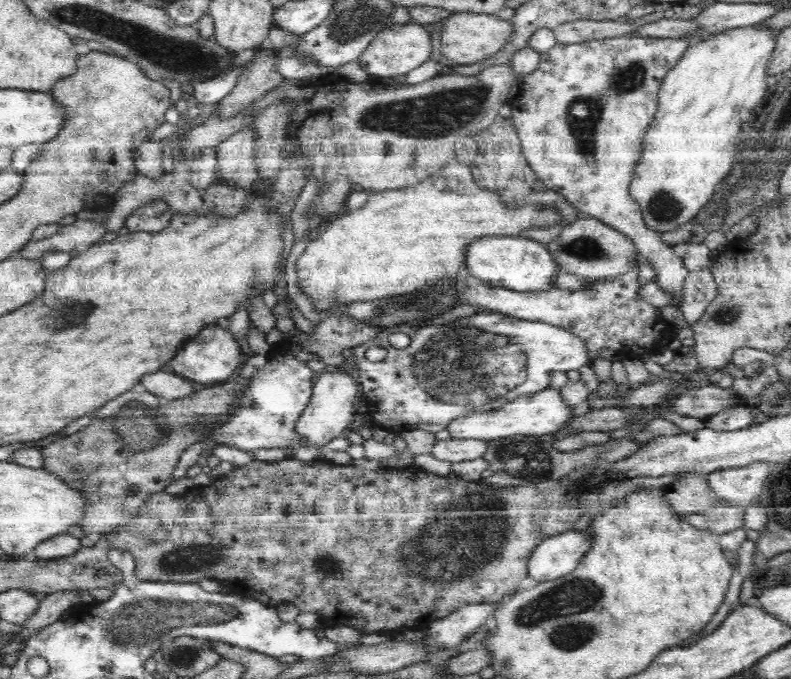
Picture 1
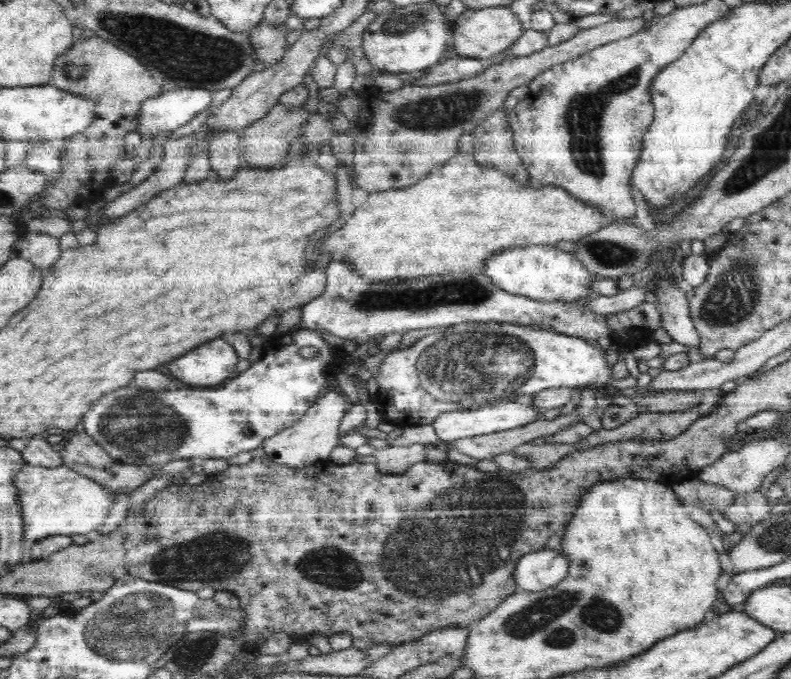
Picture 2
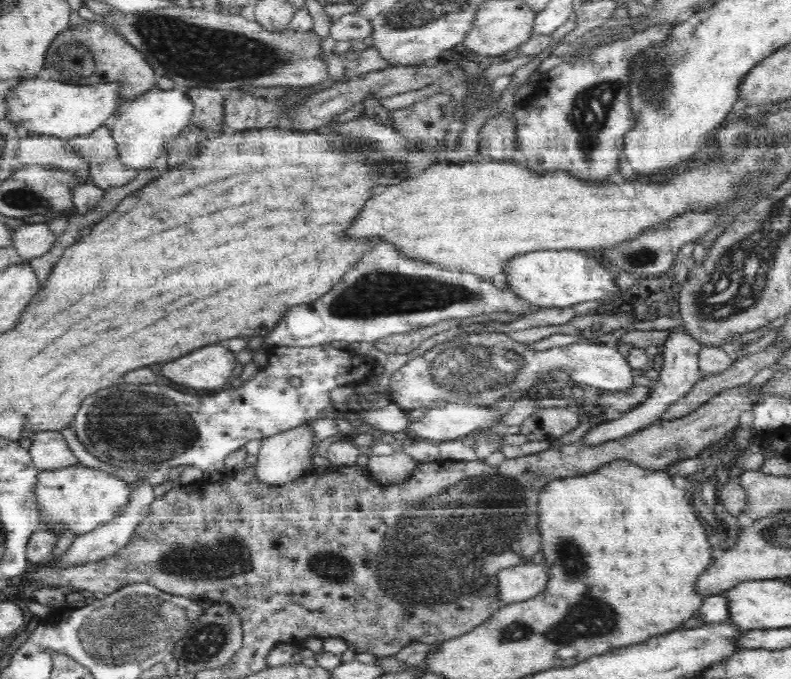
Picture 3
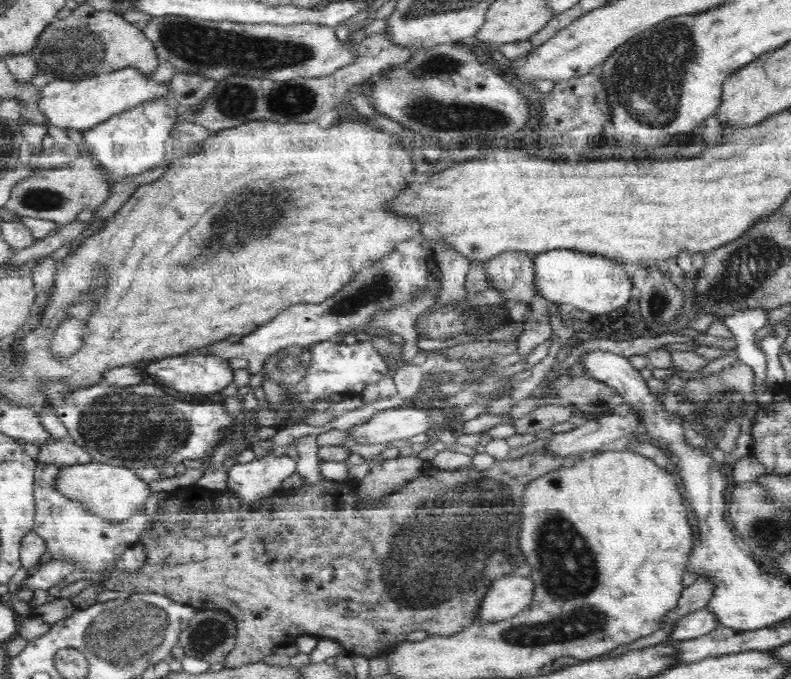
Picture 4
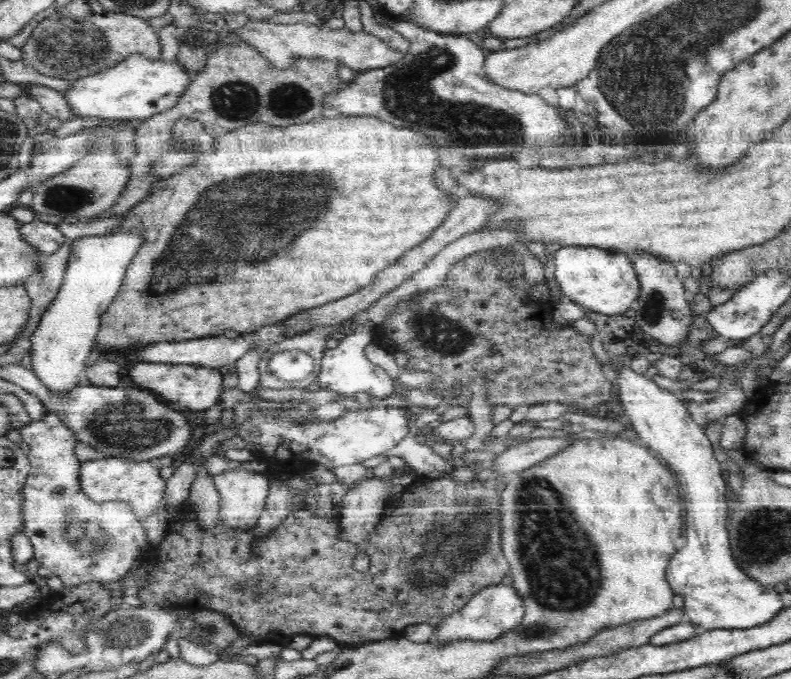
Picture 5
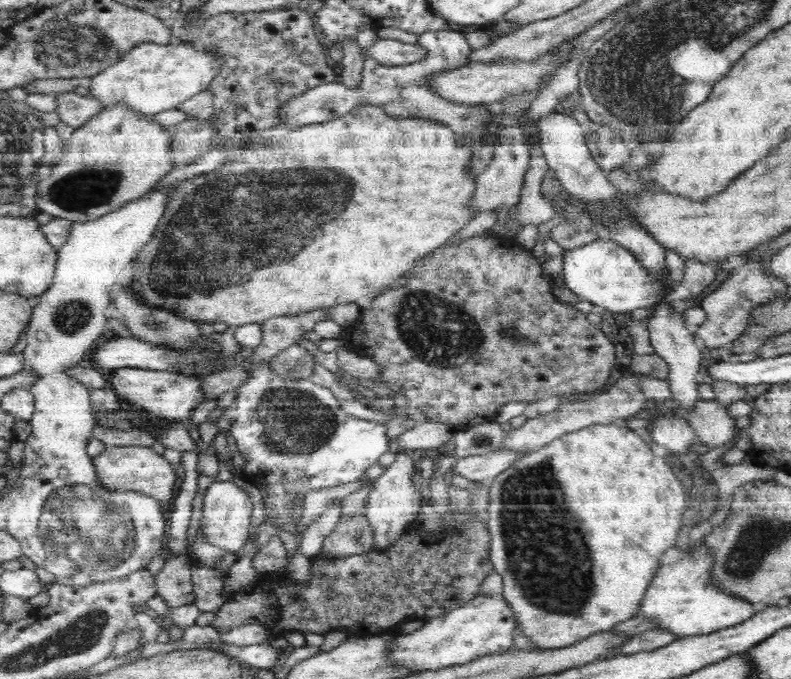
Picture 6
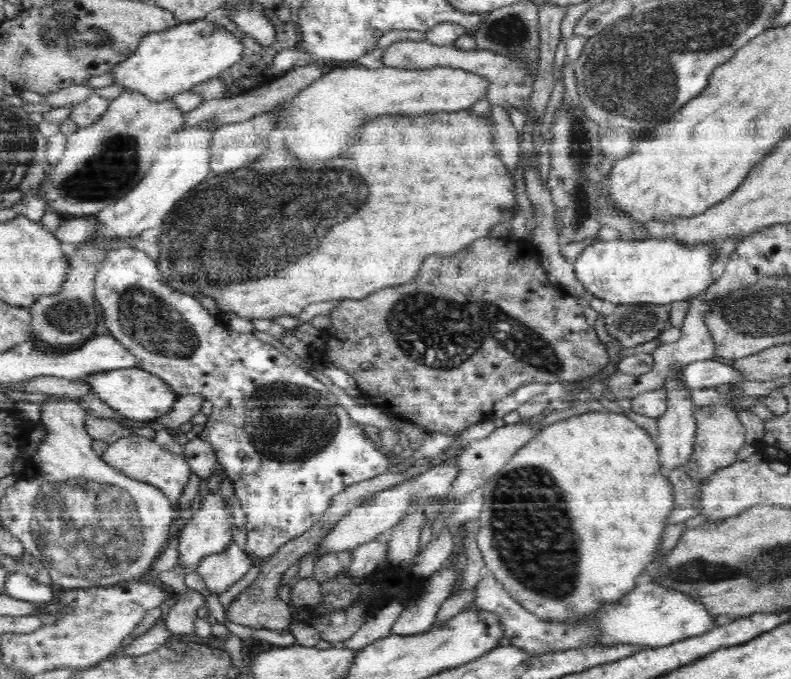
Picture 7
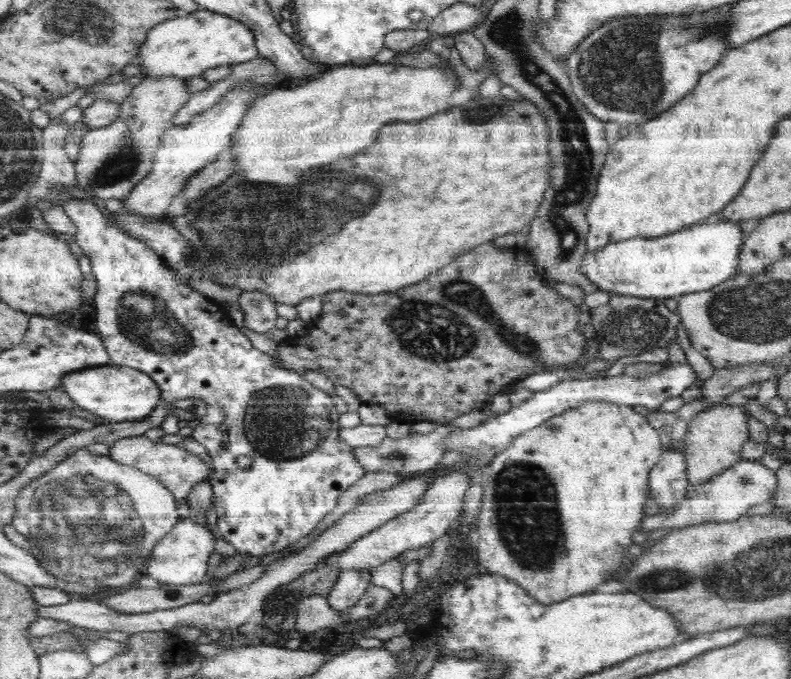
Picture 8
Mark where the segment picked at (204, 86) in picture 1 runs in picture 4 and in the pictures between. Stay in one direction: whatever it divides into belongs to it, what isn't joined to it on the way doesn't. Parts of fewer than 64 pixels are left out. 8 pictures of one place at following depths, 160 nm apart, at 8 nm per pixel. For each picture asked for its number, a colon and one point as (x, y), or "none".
2: (167, 112)
3: (149, 121)
4: (131, 142)

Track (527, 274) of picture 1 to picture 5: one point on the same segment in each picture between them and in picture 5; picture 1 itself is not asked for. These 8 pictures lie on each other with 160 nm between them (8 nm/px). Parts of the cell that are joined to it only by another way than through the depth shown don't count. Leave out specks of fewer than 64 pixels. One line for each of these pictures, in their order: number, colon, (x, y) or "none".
2: (547, 273)
3: (546, 278)
4: (596, 284)
5: (601, 280)

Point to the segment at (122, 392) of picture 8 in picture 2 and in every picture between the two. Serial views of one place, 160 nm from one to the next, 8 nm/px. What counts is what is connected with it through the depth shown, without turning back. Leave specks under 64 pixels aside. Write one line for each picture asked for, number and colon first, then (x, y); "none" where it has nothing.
2: (211, 364)
3: (209, 368)
4: (194, 375)
5: (194, 389)
6: (169, 396)
7: (137, 395)

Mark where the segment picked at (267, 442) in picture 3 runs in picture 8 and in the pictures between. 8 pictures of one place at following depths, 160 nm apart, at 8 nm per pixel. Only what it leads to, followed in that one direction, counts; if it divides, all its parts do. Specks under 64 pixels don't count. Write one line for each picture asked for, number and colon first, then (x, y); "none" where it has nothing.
4: (254, 481)
5: (243, 494)
6: (225, 521)
7: (208, 532)
8: (181, 558)

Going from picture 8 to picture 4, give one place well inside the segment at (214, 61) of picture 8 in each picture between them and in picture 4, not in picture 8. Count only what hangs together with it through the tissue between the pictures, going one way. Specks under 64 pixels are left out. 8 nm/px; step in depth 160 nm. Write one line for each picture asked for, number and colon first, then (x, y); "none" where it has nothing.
4: (80, 105)
5: (137, 88)
6: (150, 78)
7: (164, 64)

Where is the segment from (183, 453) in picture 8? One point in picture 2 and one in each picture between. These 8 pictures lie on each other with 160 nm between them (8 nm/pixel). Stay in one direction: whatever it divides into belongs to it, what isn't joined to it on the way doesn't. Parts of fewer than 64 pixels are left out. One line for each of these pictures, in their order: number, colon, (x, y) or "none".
2: (58, 501)
3: (77, 499)
4: (115, 493)
5: (106, 479)
6: (140, 469)
7: (143, 460)

